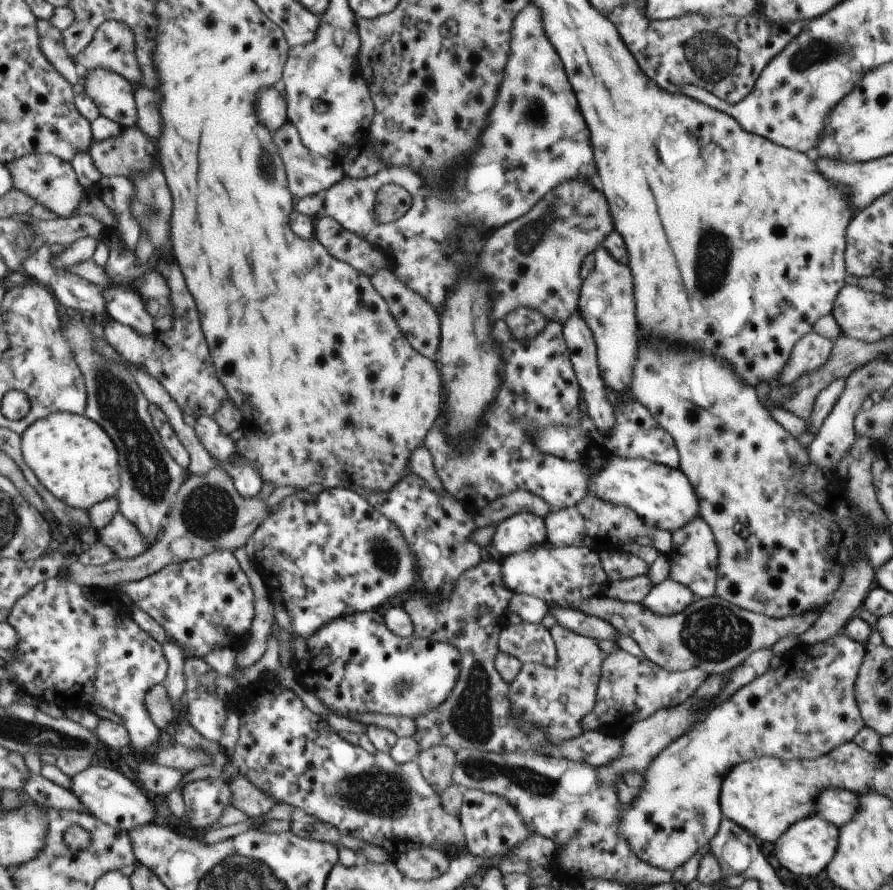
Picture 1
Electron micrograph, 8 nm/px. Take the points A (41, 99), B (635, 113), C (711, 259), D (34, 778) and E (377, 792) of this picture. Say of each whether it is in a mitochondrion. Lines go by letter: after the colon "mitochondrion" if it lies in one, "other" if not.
A: other
B: other
C: mitochondrion
D: other
E: mitochondrion

